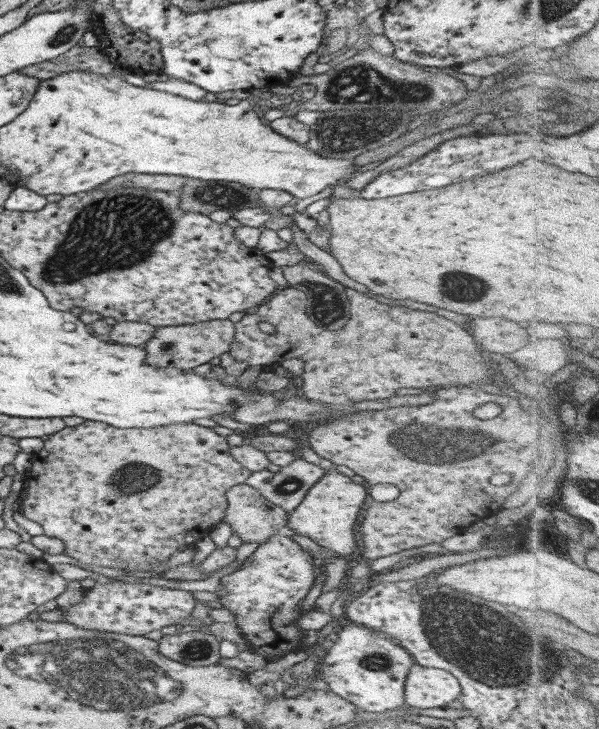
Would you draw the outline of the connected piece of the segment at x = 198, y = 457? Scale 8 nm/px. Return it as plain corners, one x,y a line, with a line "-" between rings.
85,420
79,426
64,427
49,435
43,442
43,448
37,454
31,455
31,468
24,474
27,488
19,492
19,512
25,518
37,522
43,529
43,535
57,537
63,541
64,555
85,565
122,569
126,564
138,564
141,567
155,562
165,562
181,545
191,546
198,538
208,536
209,528
222,520
227,508
226,493
229,488
245,483
252,471
236,462
230,454
230,446
223,436
215,434
211,428
203,428
197,424
169,424
163,428
112,428
107,424

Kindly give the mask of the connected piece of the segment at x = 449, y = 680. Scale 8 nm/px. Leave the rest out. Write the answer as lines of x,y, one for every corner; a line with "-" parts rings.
417,663
410,666
403,684
404,705
412,708
445,708
447,703
460,696
459,684
455,677
446,670
422,667

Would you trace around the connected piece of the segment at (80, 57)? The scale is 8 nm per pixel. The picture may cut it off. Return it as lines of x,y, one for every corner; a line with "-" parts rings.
75,45
65,54
21,68
17,74
26,74
26,76
31,76
39,81
51,79
67,72
82,71
105,75
115,73
117,70
115,63
101,54
97,47

